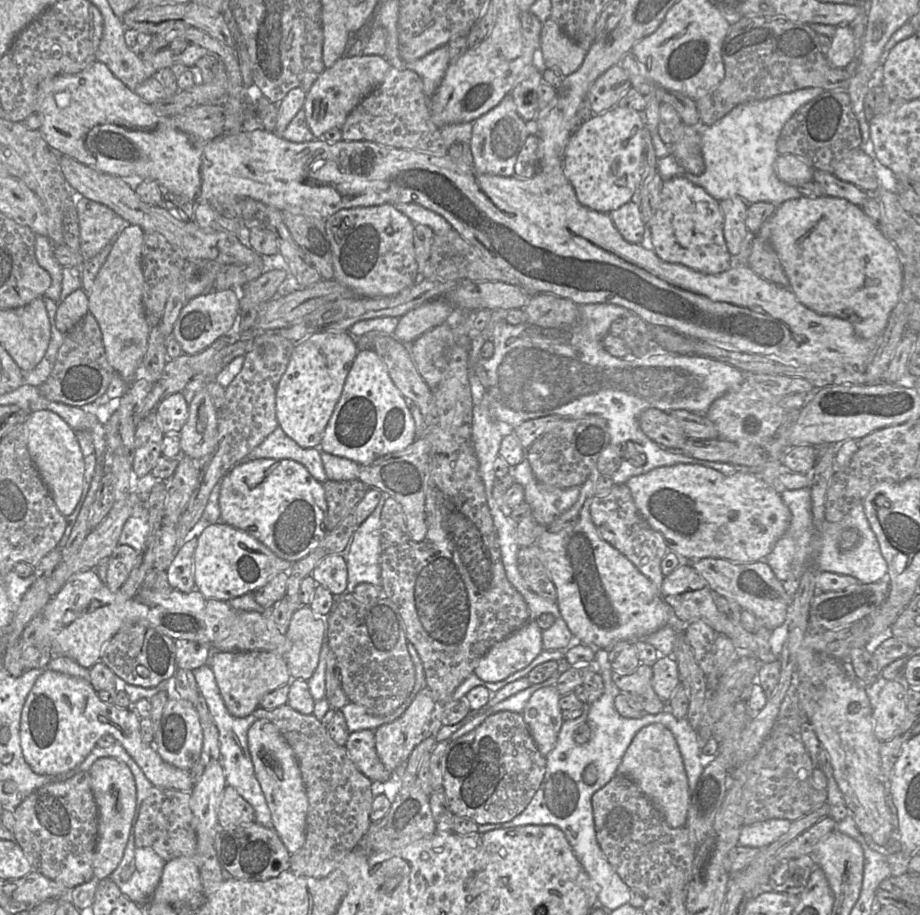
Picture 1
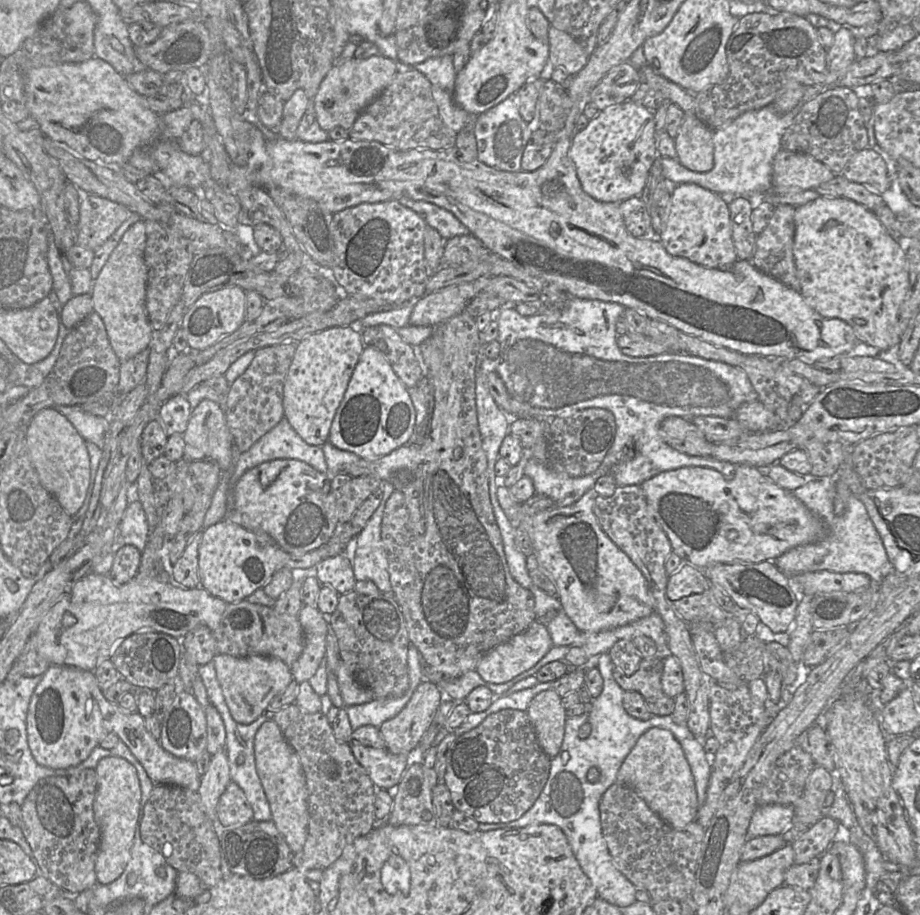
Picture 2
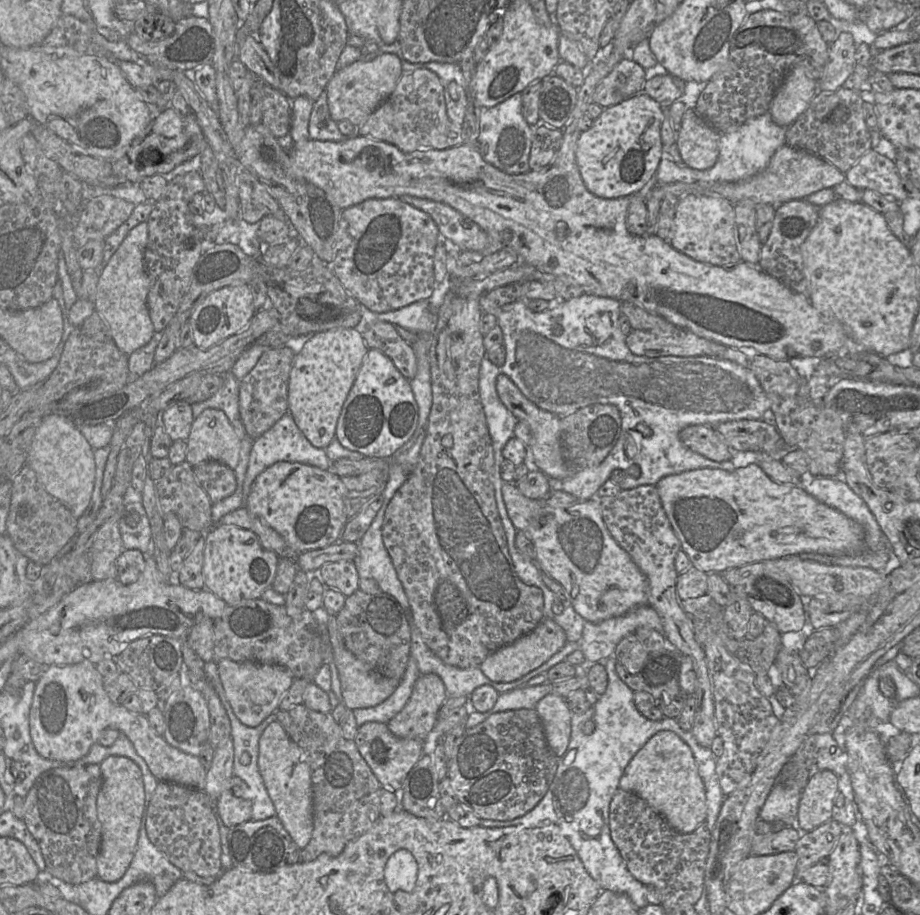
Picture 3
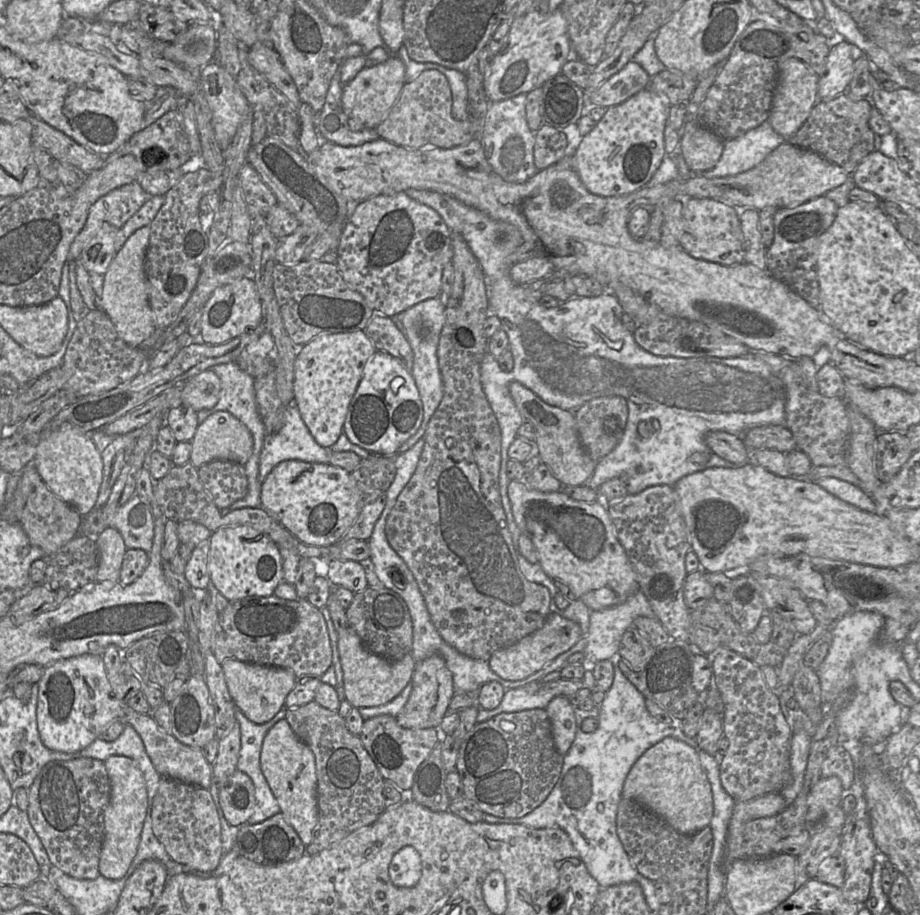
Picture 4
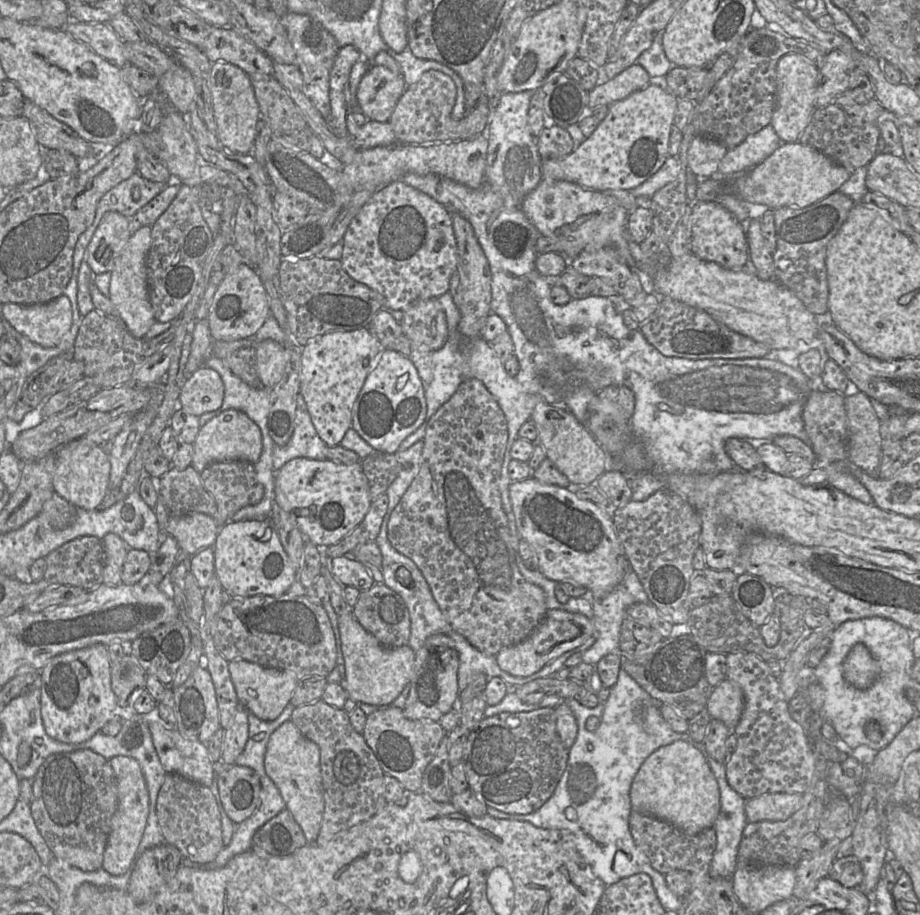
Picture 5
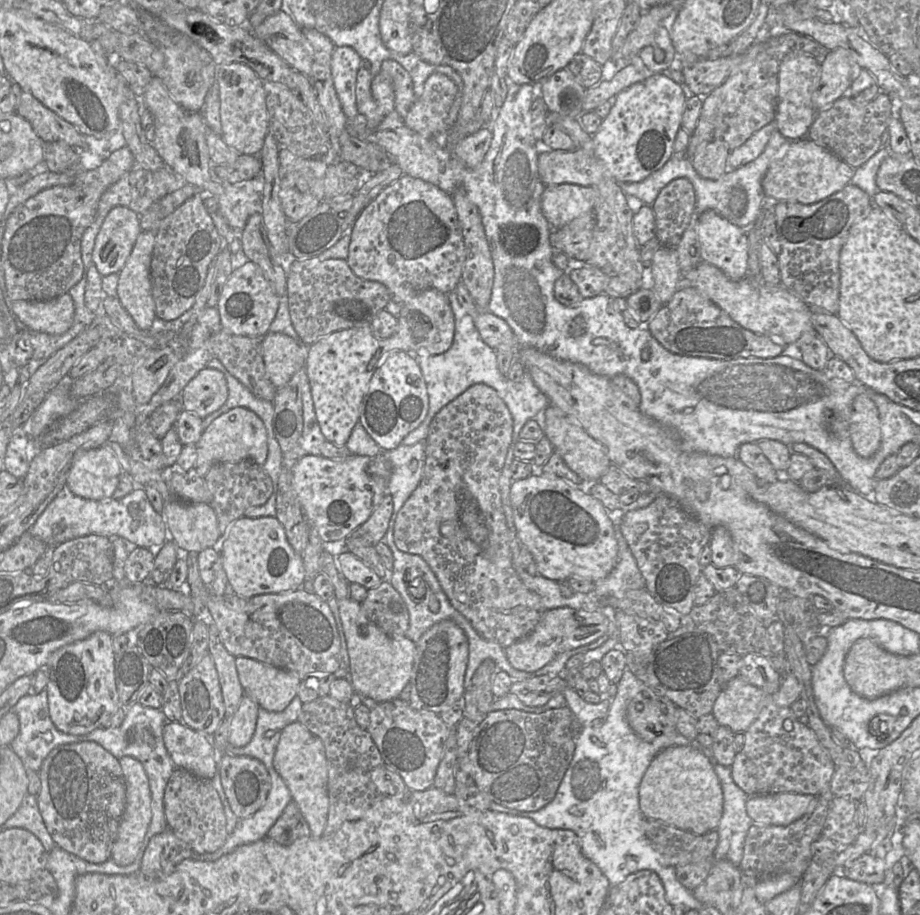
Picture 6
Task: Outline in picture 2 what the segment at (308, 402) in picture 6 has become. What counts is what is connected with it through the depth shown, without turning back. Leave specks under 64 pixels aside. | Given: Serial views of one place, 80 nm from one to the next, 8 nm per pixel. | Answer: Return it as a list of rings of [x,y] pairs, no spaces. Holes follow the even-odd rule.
[[[283,417],[248,451],[240,455],[229,481],[229,489],[232,489],[239,478],[249,469],[275,459],[300,460],[321,473],[327,473],[322,446],[306,443],[289,421]]]

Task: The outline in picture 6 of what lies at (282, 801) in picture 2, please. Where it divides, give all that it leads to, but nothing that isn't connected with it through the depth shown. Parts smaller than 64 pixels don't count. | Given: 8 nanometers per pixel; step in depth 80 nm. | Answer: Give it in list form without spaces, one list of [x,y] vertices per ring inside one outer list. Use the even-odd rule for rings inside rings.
[[[299,722],[287,725],[280,731],[273,766],[288,787],[292,801],[297,803],[307,821],[311,837],[321,837],[329,811],[328,769],[322,740]]]

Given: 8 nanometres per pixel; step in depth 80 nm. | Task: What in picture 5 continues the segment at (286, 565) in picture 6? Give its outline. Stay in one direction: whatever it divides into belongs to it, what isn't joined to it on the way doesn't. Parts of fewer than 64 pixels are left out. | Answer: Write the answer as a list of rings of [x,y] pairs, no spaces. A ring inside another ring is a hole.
[[[230,520],[219,528],[212,548],[215,574],[232,598],[281,596],[296,581],[297,571],[270,520]]]

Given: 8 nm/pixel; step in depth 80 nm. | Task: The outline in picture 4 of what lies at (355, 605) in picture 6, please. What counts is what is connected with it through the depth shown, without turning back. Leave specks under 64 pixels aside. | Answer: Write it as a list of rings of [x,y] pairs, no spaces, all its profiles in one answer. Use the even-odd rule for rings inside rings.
[[[350,627],[338,634],[338,651],[343,670],[345,699],[355,708],[384,705],[412,680],[416,662],[411,653],[399,661],[389,661],[368,651],[359,636]]]

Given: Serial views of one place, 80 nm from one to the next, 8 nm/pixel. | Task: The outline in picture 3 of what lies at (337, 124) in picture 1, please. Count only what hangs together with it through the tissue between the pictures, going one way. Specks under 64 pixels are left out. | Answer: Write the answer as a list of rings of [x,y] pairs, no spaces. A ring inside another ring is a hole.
[[[381,53],[371,61],[359,60],[337,70],[325,89],[331,118],[336,122],[347,120],[359,127],[390,96],[401,76],[400,58],[392,53]]]

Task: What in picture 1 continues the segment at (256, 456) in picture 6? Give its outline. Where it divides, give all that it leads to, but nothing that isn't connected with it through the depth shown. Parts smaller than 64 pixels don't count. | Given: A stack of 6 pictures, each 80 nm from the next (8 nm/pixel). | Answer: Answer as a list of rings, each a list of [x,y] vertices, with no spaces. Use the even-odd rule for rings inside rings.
[[[204,386],[190,402],[188,419],[179,433],[183,455],[200,459],[214,452],[218,442],[217,417],[218,410]]]

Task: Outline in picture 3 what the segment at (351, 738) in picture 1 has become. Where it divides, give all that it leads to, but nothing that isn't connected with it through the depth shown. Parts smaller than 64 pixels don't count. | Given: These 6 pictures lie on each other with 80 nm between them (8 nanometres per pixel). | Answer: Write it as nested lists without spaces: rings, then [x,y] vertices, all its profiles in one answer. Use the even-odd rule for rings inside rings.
[[[366,722],[358,727],[353,739],[359,753],[364,758],[380,784],[389,791],[401,790],[412,767],[422,756],[424,740],[399,738],[381,722]]]

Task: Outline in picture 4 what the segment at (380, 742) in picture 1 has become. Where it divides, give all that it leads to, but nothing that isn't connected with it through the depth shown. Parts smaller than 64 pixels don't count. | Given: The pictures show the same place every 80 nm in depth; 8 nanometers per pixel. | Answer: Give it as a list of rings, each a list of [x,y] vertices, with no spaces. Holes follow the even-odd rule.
[[[432,655],[416,663],[409,699],[396,716],[399,726],[406,729],[438,728],[448,713],[449,703],[454,696],[452,673],[443,657]]]

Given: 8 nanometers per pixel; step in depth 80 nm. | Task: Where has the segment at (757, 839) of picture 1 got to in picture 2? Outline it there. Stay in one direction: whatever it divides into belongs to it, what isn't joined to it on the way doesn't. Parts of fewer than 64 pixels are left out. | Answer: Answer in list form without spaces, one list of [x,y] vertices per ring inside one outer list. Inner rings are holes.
[[[769,804],[758,807],[747,830],[747,841],[766,835],[779,835],[793,827],[795,809],[791,805]]]

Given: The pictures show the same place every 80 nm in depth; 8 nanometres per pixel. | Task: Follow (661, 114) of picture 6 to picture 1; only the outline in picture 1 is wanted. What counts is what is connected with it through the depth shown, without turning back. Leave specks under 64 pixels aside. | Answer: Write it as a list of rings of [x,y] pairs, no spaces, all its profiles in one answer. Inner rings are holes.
[[[615,106],[594,114],[570,136],[565,149],[563,173],[582,205],[608,214],[631,201],[643,171],[645,127],[642,111]]]

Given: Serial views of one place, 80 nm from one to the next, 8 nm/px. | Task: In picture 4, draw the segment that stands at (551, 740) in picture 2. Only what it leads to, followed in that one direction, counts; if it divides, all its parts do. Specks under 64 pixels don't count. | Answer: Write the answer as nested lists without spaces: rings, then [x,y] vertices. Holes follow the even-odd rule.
[[[554,697],[546,706],[556,750],[565,755],[570,749],[576,733],[573,706],[566,697]]]

